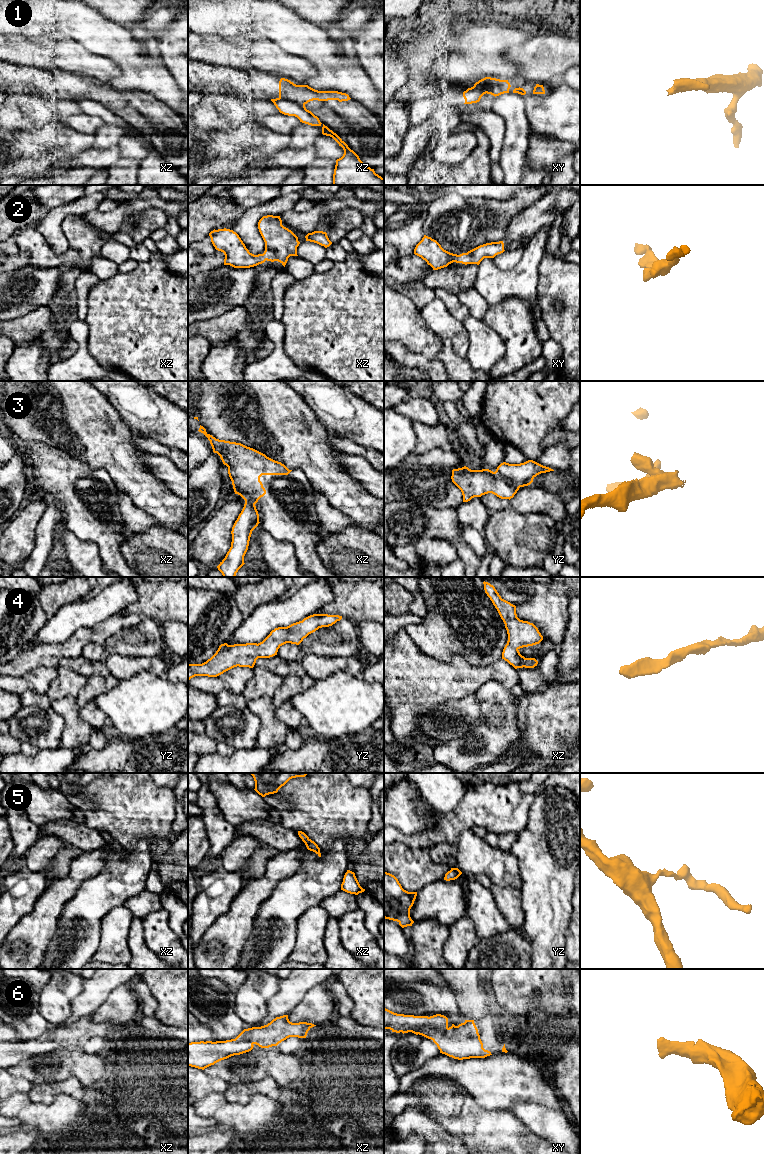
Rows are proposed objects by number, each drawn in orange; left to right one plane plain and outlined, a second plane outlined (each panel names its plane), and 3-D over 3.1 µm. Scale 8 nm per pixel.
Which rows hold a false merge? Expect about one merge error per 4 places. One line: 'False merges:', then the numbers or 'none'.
False merges: 1, 3

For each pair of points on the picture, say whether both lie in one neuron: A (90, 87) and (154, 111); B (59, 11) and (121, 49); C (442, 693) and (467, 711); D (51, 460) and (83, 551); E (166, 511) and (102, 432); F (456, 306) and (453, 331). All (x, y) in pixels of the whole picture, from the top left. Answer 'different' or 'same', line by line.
A: same
B: same
C: different
D: different
E: same
F: different

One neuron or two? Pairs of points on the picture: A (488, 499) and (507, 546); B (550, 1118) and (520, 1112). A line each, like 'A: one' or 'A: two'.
A: two
B: one

